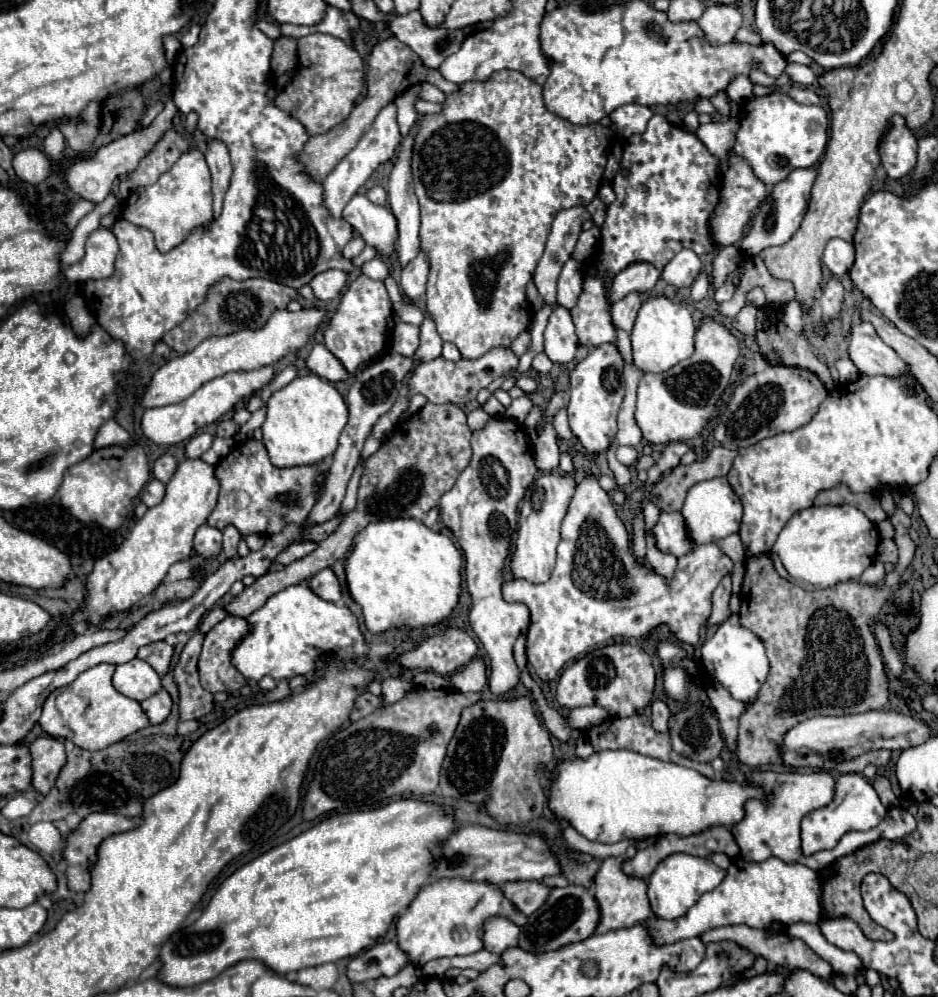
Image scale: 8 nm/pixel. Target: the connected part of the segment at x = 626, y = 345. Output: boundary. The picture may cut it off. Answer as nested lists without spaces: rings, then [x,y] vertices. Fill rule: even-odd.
[[[617,330],[617,346],[619,346],[623,358],[625,358],[627,362],[633,362],[633,358],[631,358],[631,342],[629,342],[629,334],[623,334],[623,330]]]

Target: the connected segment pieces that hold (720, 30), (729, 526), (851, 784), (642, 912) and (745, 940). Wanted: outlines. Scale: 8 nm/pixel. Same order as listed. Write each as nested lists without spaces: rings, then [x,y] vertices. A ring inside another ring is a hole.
[[[713,4],[699,18],[699,26],[705,32],[705,38],[711,46],[727,44],[733,40],[735,32],[741,28],[741,12],[737,6]]]
[[[711,478],[689,488],[681,514],[685,518],[685,528],[691,538],[691,544],[699,546],[699,544],[709,544],[709,542],[719,542],[725,536],[739,532],[743,508],[741,508],[741,500],[731,490],[727,478]]]
[[[841,774],[835,780],[835,798],[833,802],[849,802],[847,804],[827,804],[825,808],[813,810],[807,814],[801,822],[801,840],[803,840],[803,854],[815,854],[819,850],[831,848],[839,842],[839,836],[851,830],[871,830],[875,828],[883,816],[887,814],[887,808],[881,804],[875,788],[859,774]]]
[[[607,858],[595,876],[595,900],[601,912],[595,934],[619,930],[619,928],[631,928],[651,918],[651,906],[647,900],[647,884],[641,878],[629,878],[627,874],[623,874],[621,864],[623,864],[623,858]]]
[[[737,924],[737,926],[721,926],[721,928],[713,928],[709,932],[705,932],[703,942],[721,942],[721,940],[731,940],[735,944],[739,944],[741,948],[747,948],[751,954],[755,956],[763,956],[769,960],[769,964],[773,966],[787,966],[787,968],[805,968],[809,972],[813,972],[815,976],[823,978],[823,980],[831,980],[833,970],[831,964],[825,962],[821,956],[817,956],[803,940],[791,938],[789,934],[779,934],[779,936],[767,936],[765,930],[757,930],[757,928],[749,928],[745,924]]]

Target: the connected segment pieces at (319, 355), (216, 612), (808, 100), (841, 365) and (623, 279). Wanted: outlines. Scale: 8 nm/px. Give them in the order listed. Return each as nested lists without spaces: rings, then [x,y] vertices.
[[[315,344],[309,358],[307,358],[307,368],[329,380],[329,382],[339,382],[339,380],[349,380],[353,374],[345,370],[345,366],[339,362],[339,358],[335,358],[327,348],[325,344]]]
[[[217,606],[217,608],[213,608],[201,622],[201,626],[197,628],[197,632],[201,632],[201,634],[207,634],[217,622],[221,622],[225,618],[225,614],[223,614],[223,606]]]
[[[793,86],[789,90],[789,94],[791,94],[793,100],[797,100],[801,104],[821,104],[819,96],[811,88],[805,88],[805,86]]]
[[[837,360],[835,370],[839,372],[839,380],[841,382],[853,382],[855,378],[859,378],[859,370],[855,368],[855,364],[851,360]]]
[[[635,262],[627,266],[627,270],[621,270],[611,282],[611,292],[609,292],[611,304],[633,292],[639,292],[639,294],[649,292],[659,280],[659,276],[661,272],[655,270],[655,266],[647,266],[645,262]]]

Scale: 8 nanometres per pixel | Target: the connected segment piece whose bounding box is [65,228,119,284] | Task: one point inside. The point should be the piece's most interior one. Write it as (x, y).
(101, 249)

